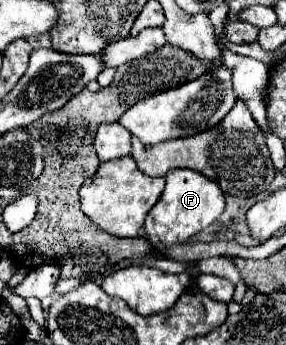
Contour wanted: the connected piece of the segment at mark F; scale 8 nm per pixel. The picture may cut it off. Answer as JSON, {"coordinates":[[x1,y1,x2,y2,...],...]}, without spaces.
{"coordinates":[[174,169,166,173,164,179,166,179,166,187,144,223,144,231,150,243,158,243,158,241,162,241,164,245,184,243,222,215,224,191,214,181,206,179,202,173,190,169]]}

